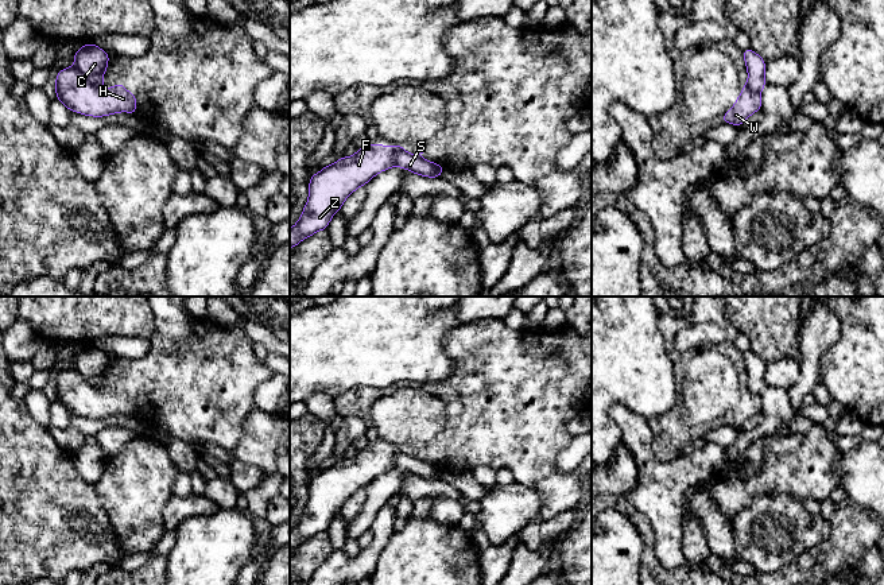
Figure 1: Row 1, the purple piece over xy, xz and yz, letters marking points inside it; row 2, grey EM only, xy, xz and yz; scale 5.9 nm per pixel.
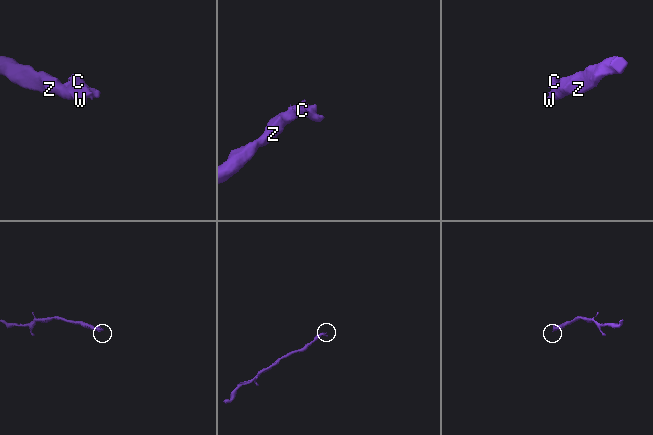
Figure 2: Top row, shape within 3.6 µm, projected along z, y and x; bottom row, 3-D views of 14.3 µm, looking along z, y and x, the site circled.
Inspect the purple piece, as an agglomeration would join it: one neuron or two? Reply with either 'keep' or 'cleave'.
cleave

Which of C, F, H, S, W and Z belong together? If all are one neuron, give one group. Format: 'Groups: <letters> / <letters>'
Groups: C S / F H W Z

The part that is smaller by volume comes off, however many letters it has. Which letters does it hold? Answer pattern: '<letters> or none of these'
C, S

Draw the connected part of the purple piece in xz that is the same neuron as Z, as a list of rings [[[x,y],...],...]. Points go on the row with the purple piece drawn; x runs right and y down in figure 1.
[[[365,144],[353,156],[340,158],[313,174],[309,199],[298,222],[290,229],[290,248],[296,247],[315,232],[327,229],[332,217],[341,210],[345,199],[375,175],[395,166],[395,155],[403,146]]]

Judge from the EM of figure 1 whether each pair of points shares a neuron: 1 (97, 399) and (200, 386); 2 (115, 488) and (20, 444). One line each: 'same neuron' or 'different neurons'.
1: same neuron
2: different neurons

